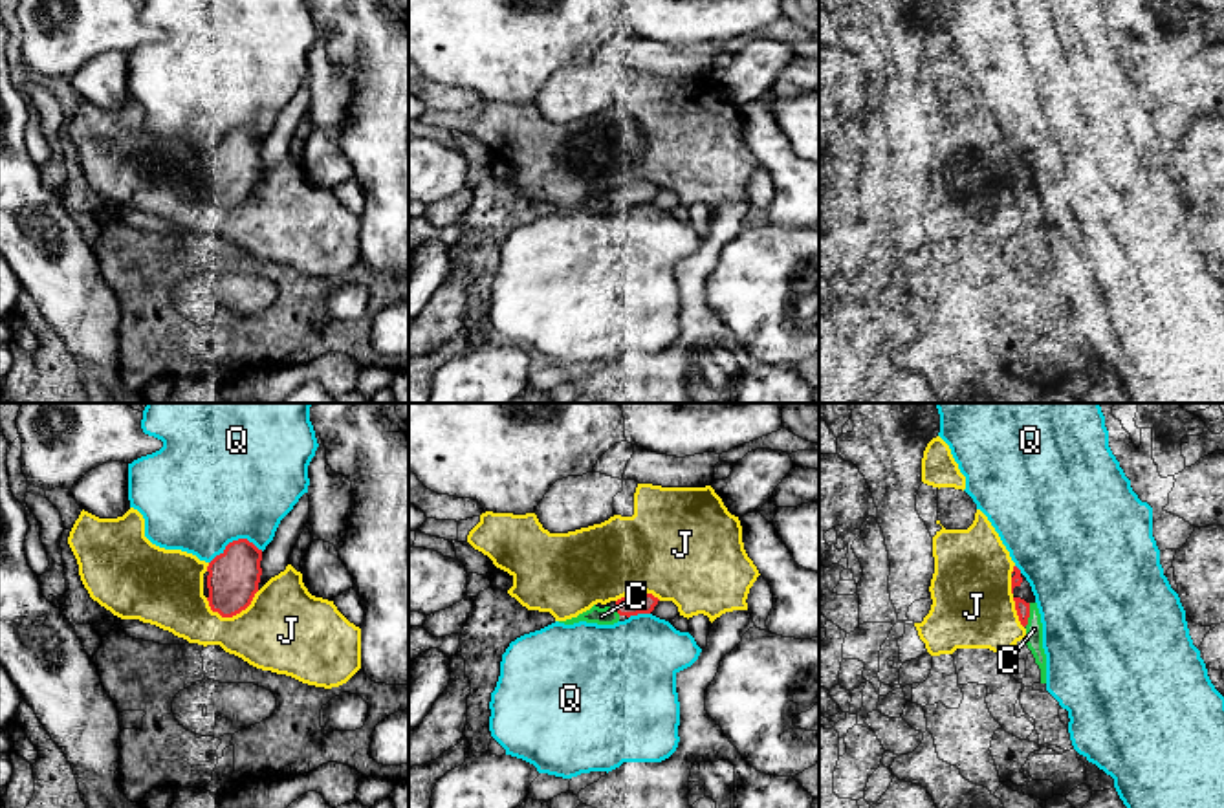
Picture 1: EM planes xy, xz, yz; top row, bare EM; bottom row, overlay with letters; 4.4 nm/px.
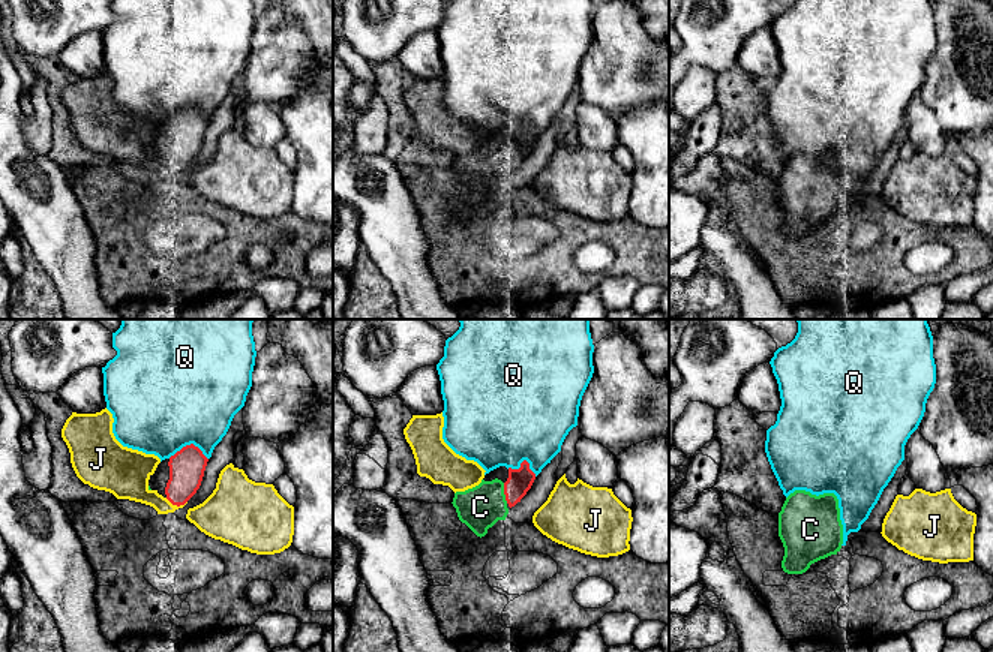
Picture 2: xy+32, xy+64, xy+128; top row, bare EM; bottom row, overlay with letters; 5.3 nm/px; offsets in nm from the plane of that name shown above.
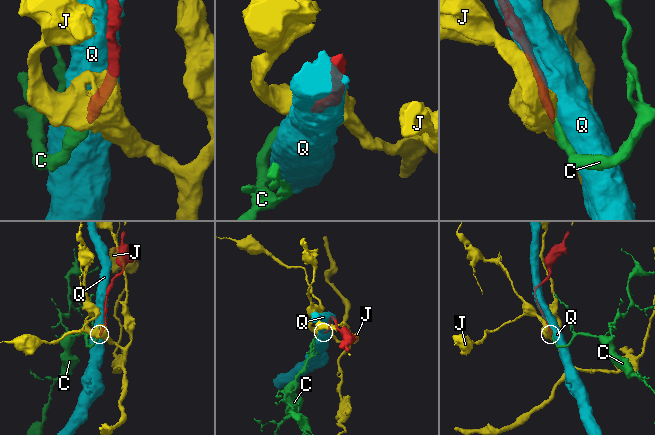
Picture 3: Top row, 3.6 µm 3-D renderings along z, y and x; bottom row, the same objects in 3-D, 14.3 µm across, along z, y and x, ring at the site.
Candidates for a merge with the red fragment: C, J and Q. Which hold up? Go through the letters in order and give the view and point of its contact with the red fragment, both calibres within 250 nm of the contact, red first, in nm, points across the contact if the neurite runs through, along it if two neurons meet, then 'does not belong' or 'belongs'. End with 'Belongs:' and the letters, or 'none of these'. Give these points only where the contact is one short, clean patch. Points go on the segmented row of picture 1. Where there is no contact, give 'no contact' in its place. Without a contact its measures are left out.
C: contact yz (1028, 614); calibres 60 and 80 nm; belongs
J: contact xy (231, 616); calibres 220 and 380 nm; does not belong
Q: contact xy (235, 541); calibres 220 and 500 nm; does not belong
Belongs: C

